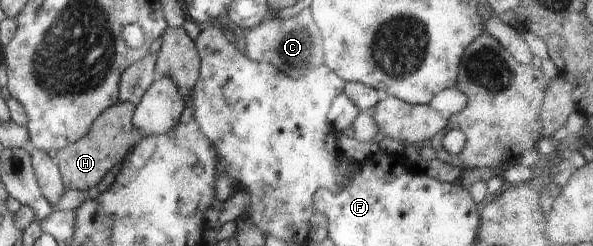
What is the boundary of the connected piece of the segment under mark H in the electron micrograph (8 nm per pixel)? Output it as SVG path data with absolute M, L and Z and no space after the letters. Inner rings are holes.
M119 102L107 108L91 124L90 132L87 132L83 139L58 152L55 161L67 189L86 192L92 186L98 185L102 177L110 172L117 162L125 160L126 154L142 140L139 130L131 124L133 112L134 107L129 102Z

